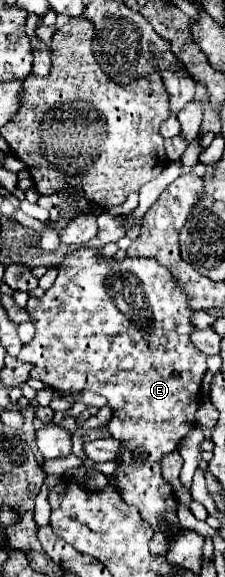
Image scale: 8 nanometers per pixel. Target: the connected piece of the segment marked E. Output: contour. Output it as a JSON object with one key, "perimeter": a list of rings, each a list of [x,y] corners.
{"perimeter":[[[79,248],[75,250],[73,254],[69,254],[63,264],[59,266],[59,274],[57,274],[57,280],[55,284],[41,296],[41,298],[29,298],[29,302],[25,304],[25,310],[27,314],[31,316],[31,322],[35,324],[35,336],[29,344],[25,344],[19,352],[19,360],[27,360],[33,364],[33,370],[31,370],[31,378],[37,378],[41,380],[45,386],[53,388],[55,392],[61,392],[61,394],[77,394],[77,392],[83,392],[83,390],[91,390],[95,394],[101,394],[109,400],[109,406],[113,410],[113,416],[107,424],[107,432],[111,434],[111,438],[119,440],[121,442],[121,450],[119,450],[119,456],[117,456],[117,462],[119,462],[119,468],[115,470],[115,474],[109,478],[111,486],[121,494],[121,498],[127,502],[127,504],[133,504],[141,518],[151,524],[153,528],[153,540],[149,544],[149,552],[153,556],[167,556],[169,552],[169,536],[165,534],[163,530],[163,524],[169,528],[169,530],[185,530],[181,524],[179,524],[179,518],[177,518],[177,500],[173,498],[175,496],[175,486],[169,484],[163,474],[161,474],[161,458],[169,452],[175,452],[179,448],[179,442],[187,436],[187,432],[191,428],[195,428],[195,412],[199,408],[199,392],[201,392],[201,382],[203,382],[203,376],[205,376],[205,370],[207,370],[207,356],[189,340],[189,334],[195,330],[193,324],[189,322],[189,316],[193,314],[187,306],[189,298],[183,294],[181,286],[173,280],[173,276],[169,274],[167,268],[163,268],[157,260],[151,260],[151,258],[123,258],[123,260],[113,260],[113,258],[99,258],[97,256],[97,250],[95,248]]]}

